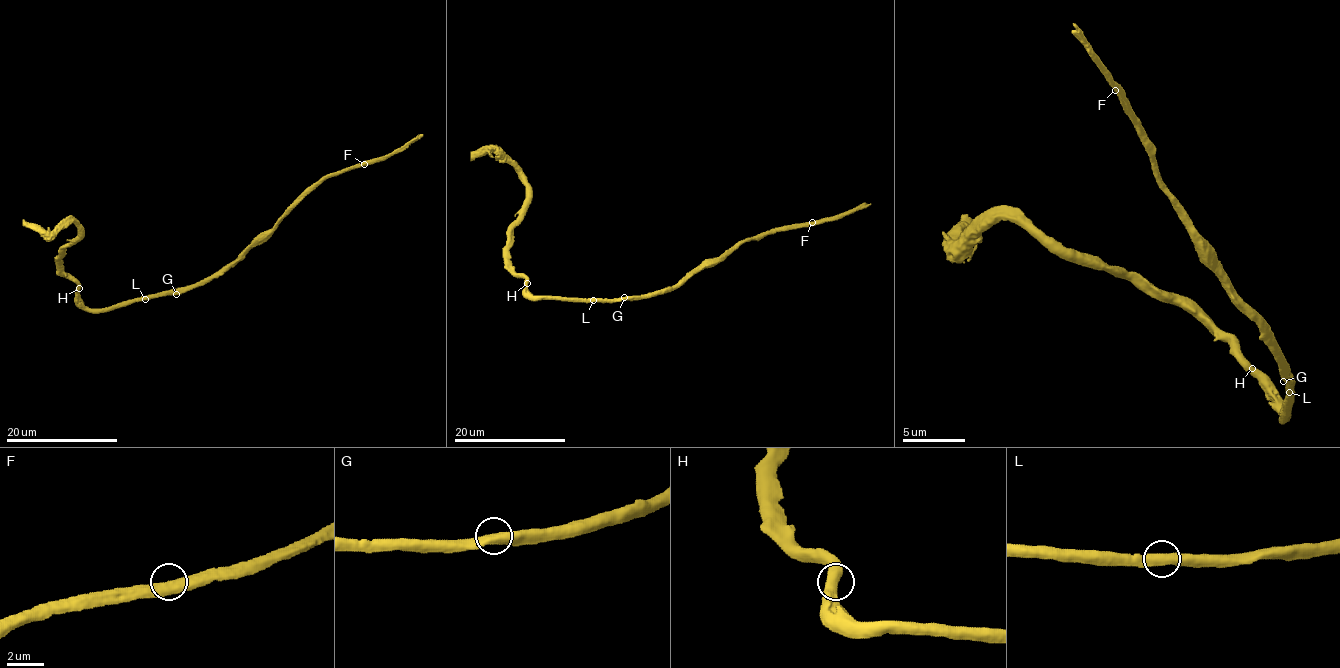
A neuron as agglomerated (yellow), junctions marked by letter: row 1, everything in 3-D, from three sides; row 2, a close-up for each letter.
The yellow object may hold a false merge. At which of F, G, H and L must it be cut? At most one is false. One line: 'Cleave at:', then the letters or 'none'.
Cleave at: none

